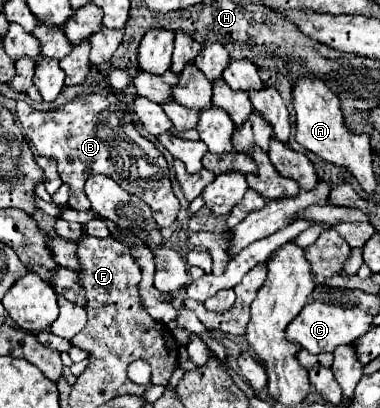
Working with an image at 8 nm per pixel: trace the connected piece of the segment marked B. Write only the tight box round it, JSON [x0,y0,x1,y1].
[17,90,179,226]

